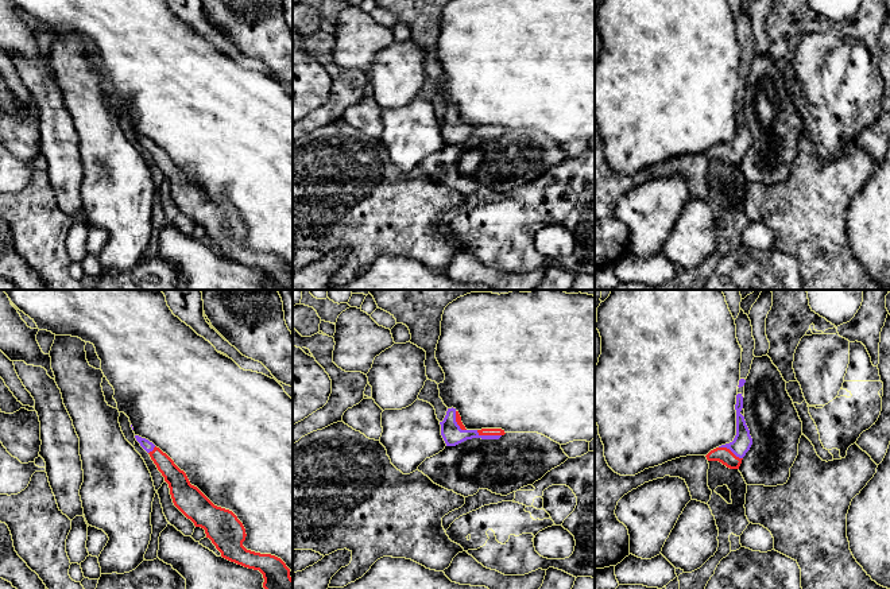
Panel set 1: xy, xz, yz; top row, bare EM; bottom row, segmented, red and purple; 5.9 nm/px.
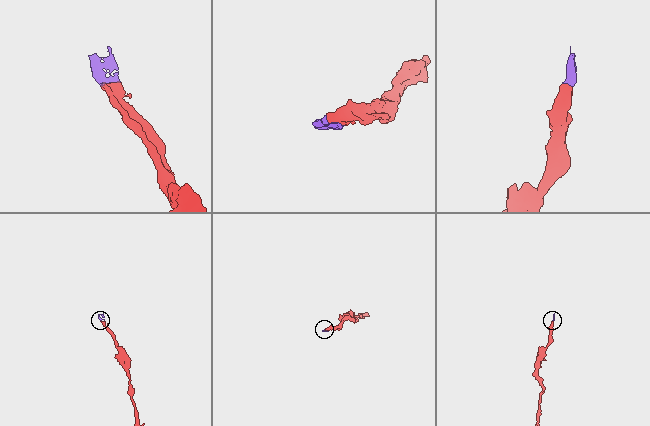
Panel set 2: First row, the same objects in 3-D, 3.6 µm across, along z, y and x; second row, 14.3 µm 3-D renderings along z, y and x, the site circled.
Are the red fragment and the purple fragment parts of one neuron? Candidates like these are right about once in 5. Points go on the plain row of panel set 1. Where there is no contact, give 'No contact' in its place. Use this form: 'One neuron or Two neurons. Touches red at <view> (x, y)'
One neuron. Touches red at xz (488, 132)

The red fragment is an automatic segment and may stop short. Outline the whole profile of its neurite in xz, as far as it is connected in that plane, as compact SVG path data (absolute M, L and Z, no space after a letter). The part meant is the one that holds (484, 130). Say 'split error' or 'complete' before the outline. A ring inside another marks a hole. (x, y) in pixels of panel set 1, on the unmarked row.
split error | M448 106L446 113L441 123L441 133L446 144L456 144L467 137L481 136L481 137L499 137L504 133L502 127L481 127L481 128L467 128L461 120L461 115L456 106Z

